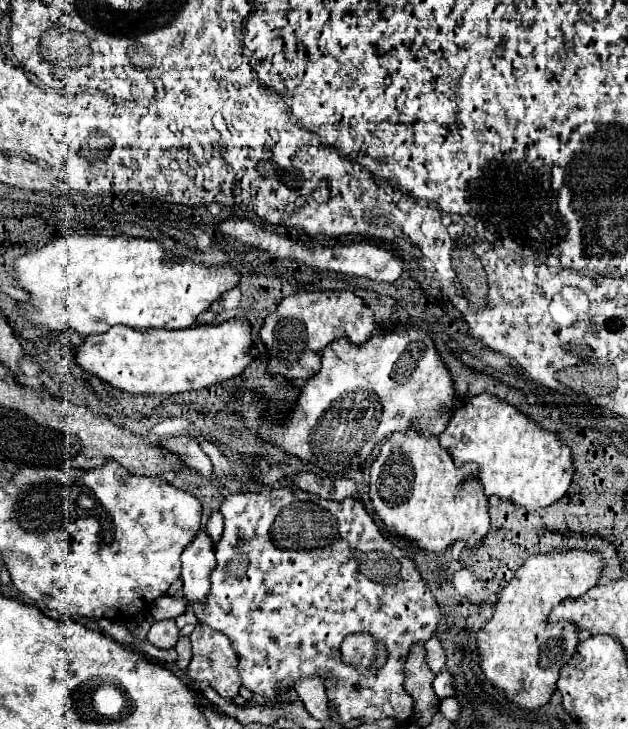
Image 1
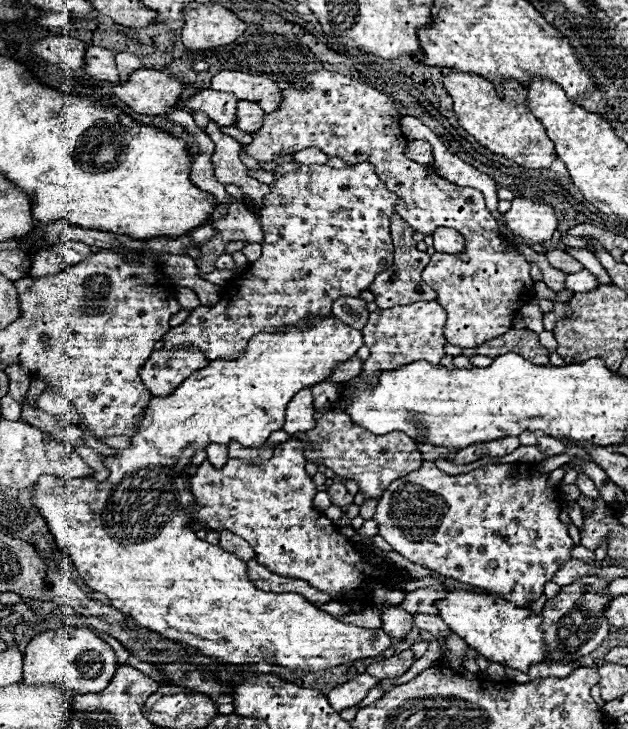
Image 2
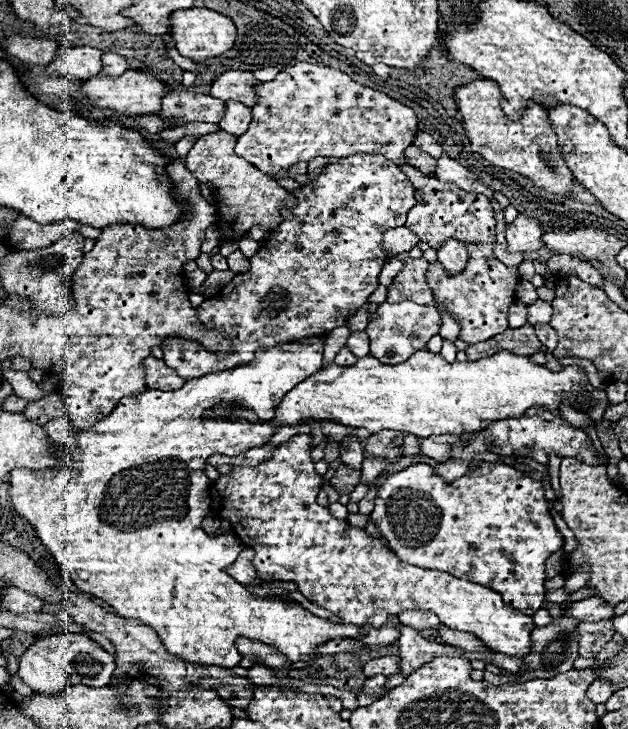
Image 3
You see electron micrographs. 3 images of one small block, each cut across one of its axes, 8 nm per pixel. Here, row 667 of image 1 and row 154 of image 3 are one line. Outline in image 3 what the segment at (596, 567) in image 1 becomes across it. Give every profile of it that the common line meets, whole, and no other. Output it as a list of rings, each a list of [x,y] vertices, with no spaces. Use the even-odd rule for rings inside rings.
[[[474,80],[466,86],[456,88],[454,100],[464,118],[464,130],[472,144],[472,150],[482,154],[490,164],[498,168],[506,168],[526,176],[534,186],[550,194],[570,196],[574,192],[574,176],[564,164],[556,132],[550,126],[546,110],[538,104],[530,104],[524,116],[518,122],[512,122],[502,112],[500,98],[500,88],[492,80]]]

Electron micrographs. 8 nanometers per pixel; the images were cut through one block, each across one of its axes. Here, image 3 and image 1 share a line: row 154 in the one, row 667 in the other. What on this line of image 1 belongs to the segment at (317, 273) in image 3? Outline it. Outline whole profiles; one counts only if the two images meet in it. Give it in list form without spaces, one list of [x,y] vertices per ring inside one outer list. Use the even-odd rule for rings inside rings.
[[[352,634],[344,638],[340,646],[340,654],[342,654],[342,662],[358,668],[360,674],[384,666],[384,658],[388,656],[386,646],[376,642],[370,634]]]

